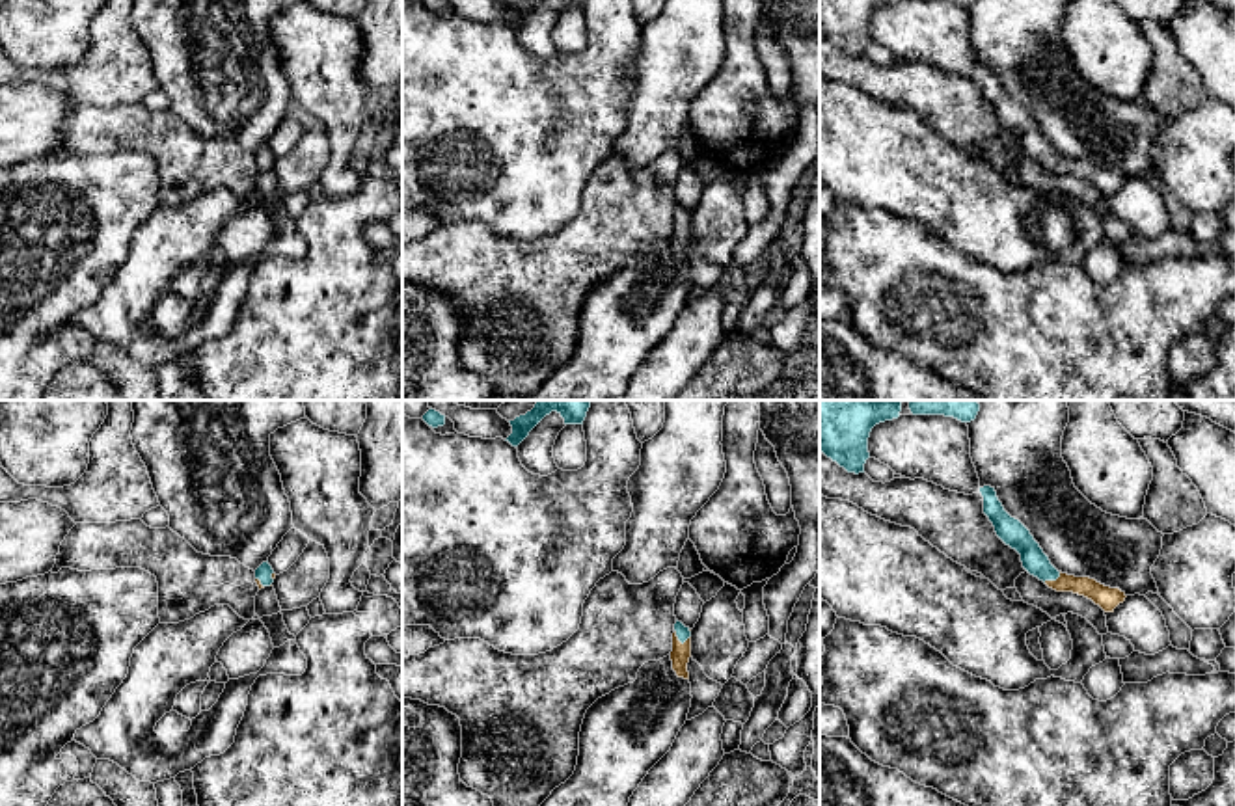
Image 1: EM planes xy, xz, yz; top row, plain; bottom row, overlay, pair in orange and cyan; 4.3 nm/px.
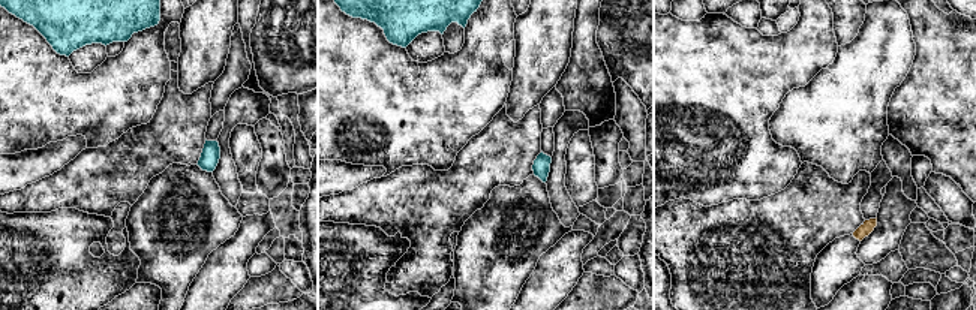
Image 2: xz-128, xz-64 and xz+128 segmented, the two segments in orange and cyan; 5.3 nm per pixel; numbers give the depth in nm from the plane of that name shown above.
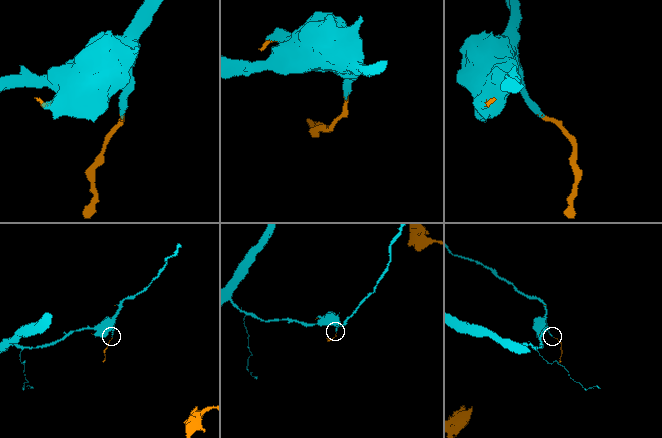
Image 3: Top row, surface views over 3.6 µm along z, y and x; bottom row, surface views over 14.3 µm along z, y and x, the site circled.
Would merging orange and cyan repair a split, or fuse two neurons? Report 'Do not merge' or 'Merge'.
Merge

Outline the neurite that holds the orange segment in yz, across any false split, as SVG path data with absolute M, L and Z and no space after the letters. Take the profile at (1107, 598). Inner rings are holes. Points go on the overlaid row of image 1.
M984 486L980 488L980 493L984 497L984 514L993 523L997 536L1021 555L1023 568L1030 575L1038 577L1056 592L1084 596L1105 612L1114 612L1114 609L1125 601L1127 596L1120 588L1105 586L1090 577L1075 577L1058 571L1030 531L1004 510L995 488Z

